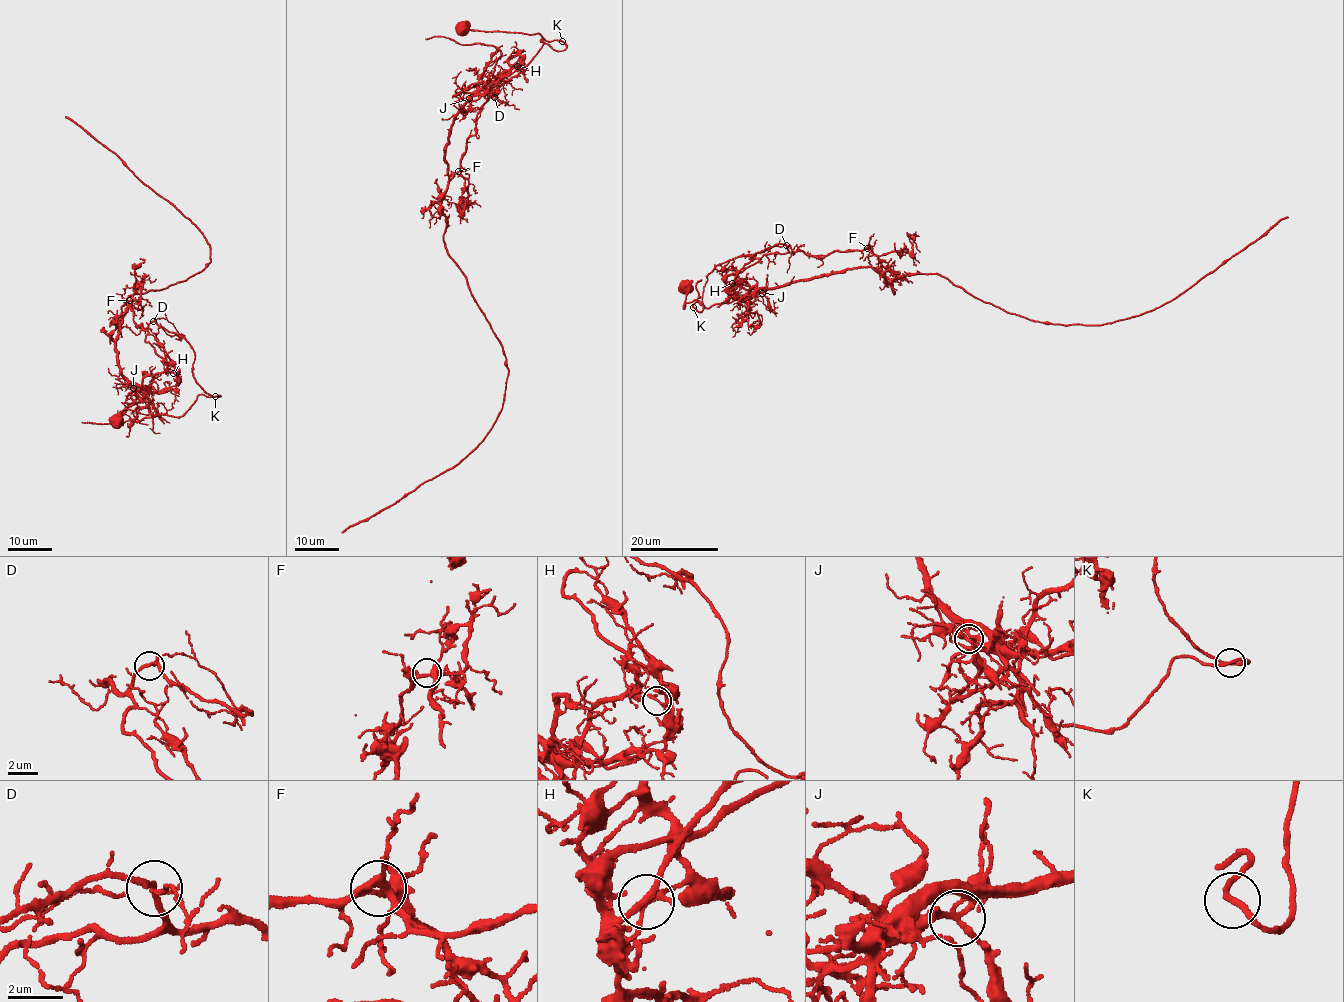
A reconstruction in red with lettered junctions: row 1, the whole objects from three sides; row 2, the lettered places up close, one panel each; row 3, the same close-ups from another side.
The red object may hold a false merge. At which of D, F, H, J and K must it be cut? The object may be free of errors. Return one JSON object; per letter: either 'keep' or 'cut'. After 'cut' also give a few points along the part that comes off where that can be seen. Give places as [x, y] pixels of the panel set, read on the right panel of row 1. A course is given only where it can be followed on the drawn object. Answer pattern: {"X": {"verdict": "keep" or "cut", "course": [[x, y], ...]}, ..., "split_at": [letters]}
{"D": {"verdict": "keep"}, "F": {"verdict": "keep"}, "H": {"verdict": "cut", "course": [[732, 283], [747, 297], [863, 267], [940, 274], [1008, 312], [1097, 326], [1161, 306], [1288, 216]]}, "J": {"verdict": "keep"}, "K": {"verdict": "keep"}, "split_at": ["H"]}

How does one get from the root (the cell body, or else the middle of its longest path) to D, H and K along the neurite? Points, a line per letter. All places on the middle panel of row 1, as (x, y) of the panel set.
D: (463, 26), (537, 33), (566, 47), (555, 50), (541, 39), (529, 64), (494, 97)
H: (463, 26), (537, 33), (566, 47), (555, 50), (541, 39), (526, 68), (498, 82), (517, 66)
K: (463, 26), (468, 25), (467, 29), (471, 30), (537, 33), (549, 42), (562, 41)

